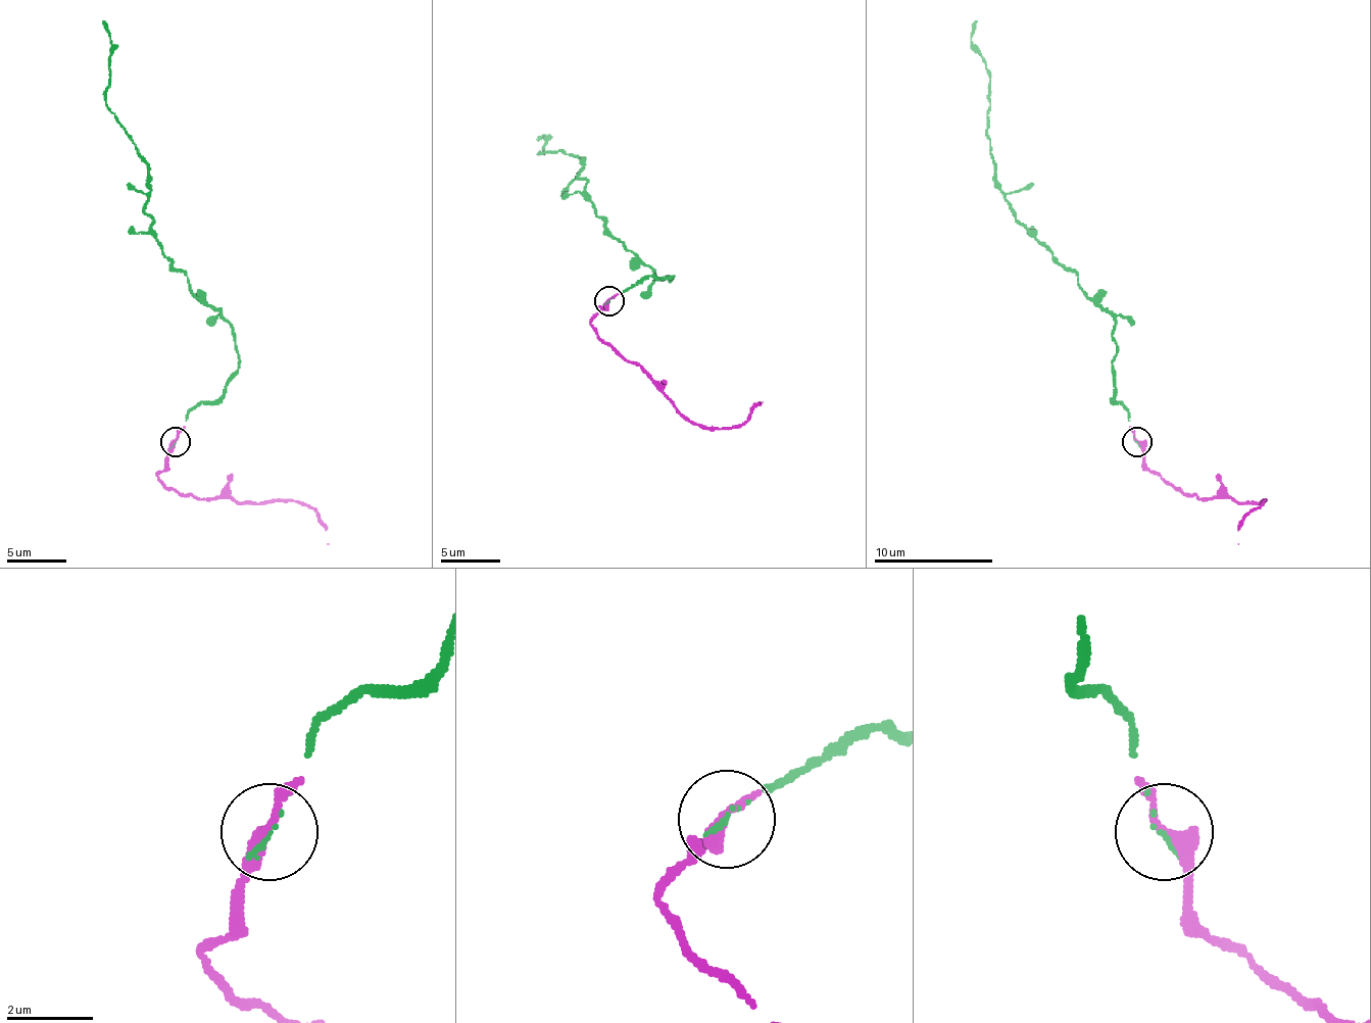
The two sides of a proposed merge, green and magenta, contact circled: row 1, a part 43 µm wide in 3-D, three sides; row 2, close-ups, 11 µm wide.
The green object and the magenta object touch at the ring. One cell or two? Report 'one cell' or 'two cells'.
one cell

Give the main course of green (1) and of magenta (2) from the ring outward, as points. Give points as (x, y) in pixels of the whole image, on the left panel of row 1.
1: (176, 442), (185, 416), (224, 394), (236, 338), (161, 252), (143, 210), (146, 162), (105, 100), (102, 20)
2: (176, 442), (170, 448), (167, 466), (158, 475), (170, 489), (200, 498), (304, 501), (322, 520), (328, 543)

